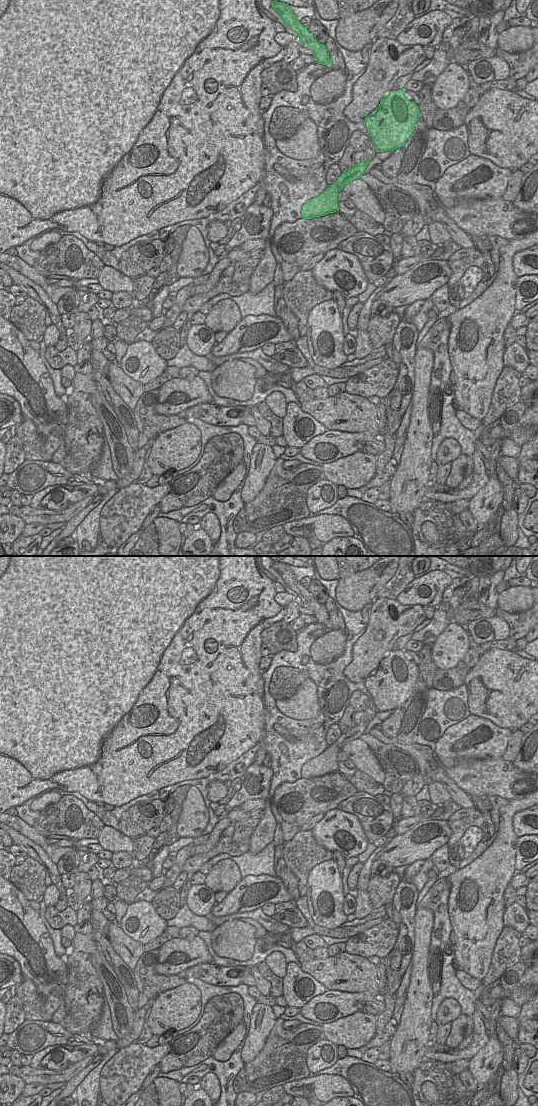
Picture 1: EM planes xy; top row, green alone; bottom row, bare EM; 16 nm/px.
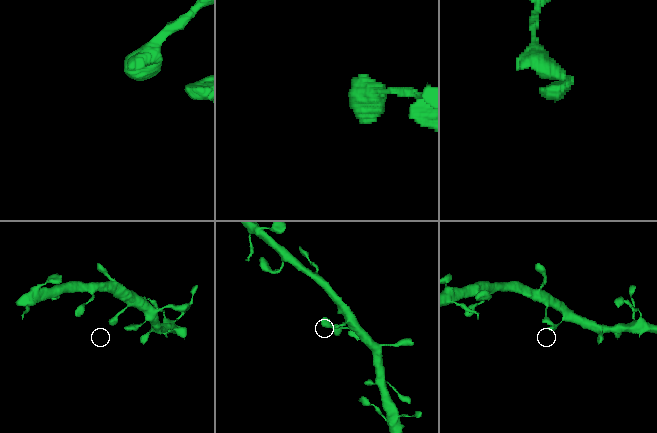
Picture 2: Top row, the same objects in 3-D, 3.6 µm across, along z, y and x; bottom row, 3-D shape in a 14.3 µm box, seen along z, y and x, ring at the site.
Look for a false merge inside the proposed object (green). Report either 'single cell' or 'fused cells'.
single cell

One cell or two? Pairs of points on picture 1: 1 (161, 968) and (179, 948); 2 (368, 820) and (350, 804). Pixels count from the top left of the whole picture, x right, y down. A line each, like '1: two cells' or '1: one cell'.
1: one cell
2: one cell

